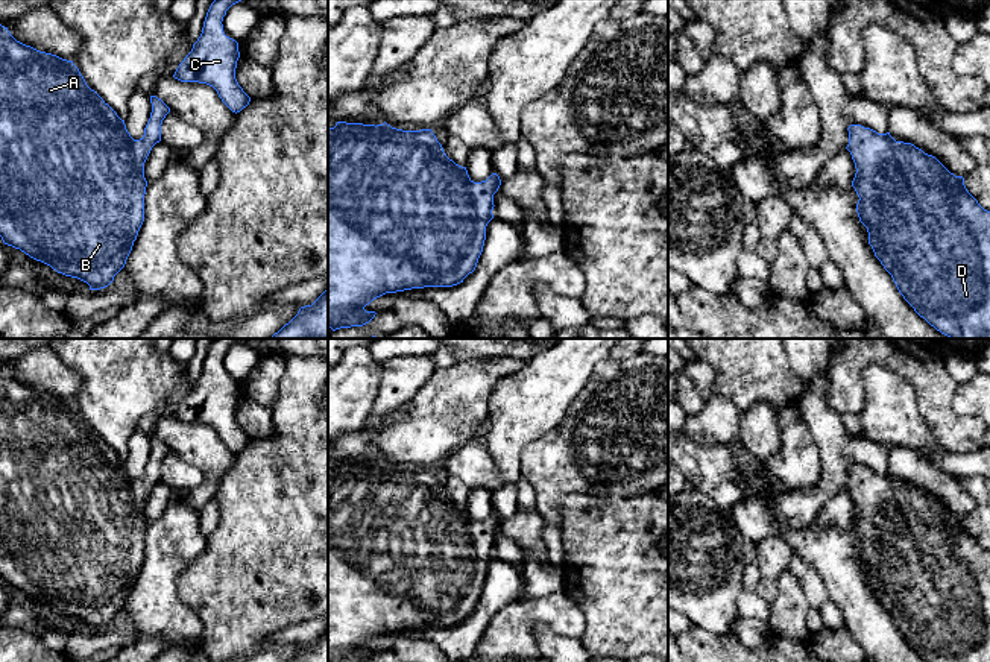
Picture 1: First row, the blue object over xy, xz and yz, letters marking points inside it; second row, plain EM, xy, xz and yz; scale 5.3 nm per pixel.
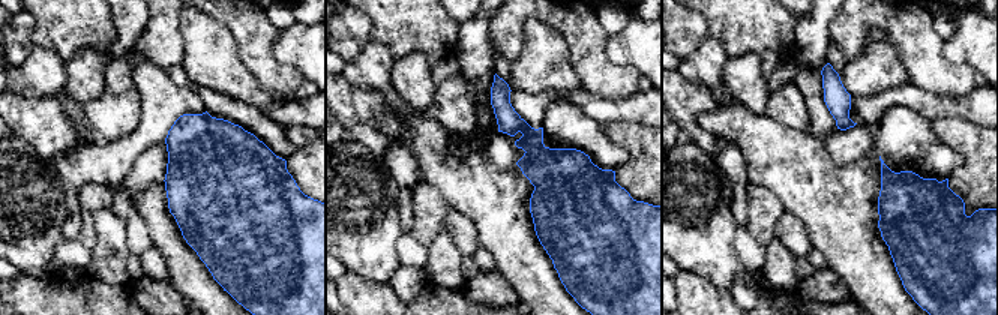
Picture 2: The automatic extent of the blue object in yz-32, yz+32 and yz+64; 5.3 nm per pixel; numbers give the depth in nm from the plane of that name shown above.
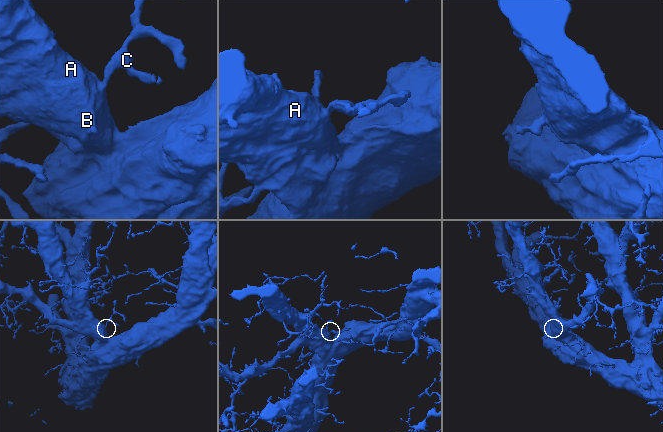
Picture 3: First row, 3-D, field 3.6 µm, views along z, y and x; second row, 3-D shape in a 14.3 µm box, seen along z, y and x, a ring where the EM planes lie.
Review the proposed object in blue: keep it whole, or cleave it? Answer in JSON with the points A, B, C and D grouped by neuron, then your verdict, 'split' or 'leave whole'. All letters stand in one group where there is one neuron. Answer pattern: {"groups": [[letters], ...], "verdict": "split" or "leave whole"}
{"groups": [["A", "B", "C", "D"]], "verdict": "leave whole"}

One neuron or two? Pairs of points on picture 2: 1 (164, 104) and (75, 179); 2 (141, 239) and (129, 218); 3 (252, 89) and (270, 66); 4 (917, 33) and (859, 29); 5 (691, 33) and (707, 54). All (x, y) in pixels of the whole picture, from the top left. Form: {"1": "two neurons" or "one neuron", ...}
{"1": "one neuron", "2": "one neuron", "3": "two neurons", "4": "one neuron", "5": "two neurons"}

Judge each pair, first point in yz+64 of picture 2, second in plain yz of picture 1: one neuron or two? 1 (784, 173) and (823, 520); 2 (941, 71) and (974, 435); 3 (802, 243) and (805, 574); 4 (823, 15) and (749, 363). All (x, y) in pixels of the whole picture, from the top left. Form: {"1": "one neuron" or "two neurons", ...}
{"1": "two neurons", "2": "one neuron", "3": "one neuron", "4": "two neurons"}

